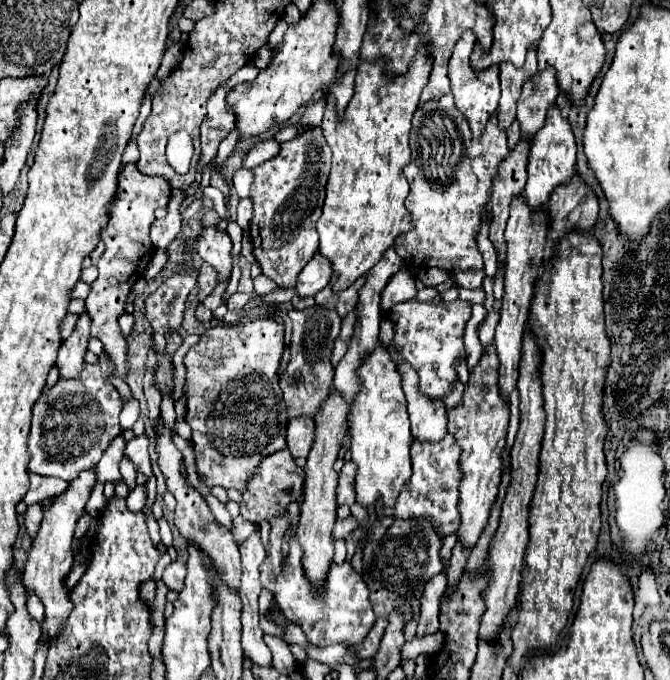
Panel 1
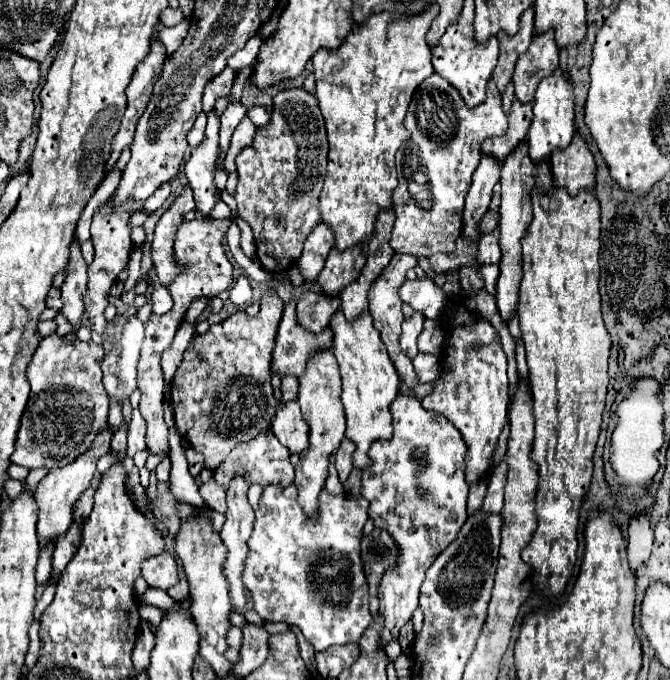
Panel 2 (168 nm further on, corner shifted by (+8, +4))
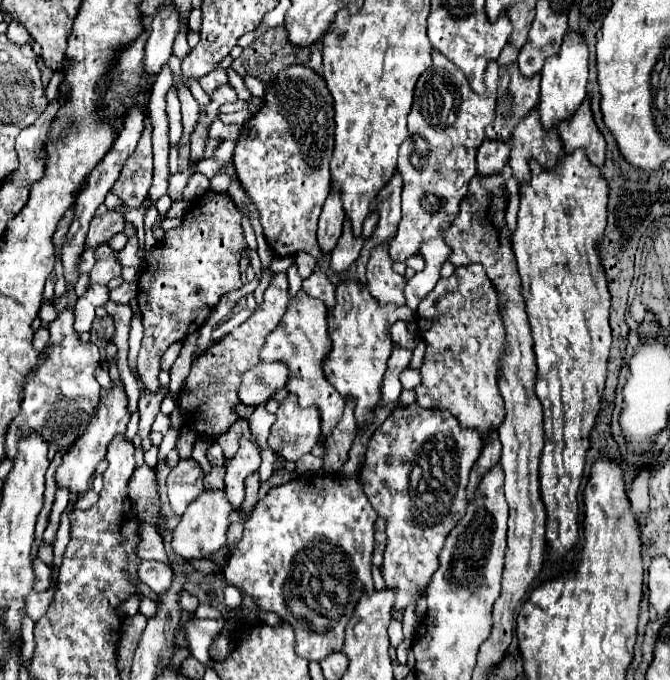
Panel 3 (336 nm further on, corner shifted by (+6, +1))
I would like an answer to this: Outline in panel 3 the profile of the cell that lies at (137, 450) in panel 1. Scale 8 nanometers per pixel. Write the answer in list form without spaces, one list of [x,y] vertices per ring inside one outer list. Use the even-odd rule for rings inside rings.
[[[161,387],[157,395],[151,395],[145,391],[143,397],[139,399],[139,437],[141,439],[151,435],[151,425],[159,413],[159,405],[165,393],[167,393],[167,387]]]

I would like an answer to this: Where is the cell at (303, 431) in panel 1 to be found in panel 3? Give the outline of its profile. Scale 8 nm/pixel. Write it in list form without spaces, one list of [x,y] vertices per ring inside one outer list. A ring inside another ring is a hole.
[[[295,395],[287,399],[277,409],[277,421],[271,427],[269,445],[289,461],[299,461],[303,455],[319,443],[321,423],[319,411],[315,407],[301,409]]]

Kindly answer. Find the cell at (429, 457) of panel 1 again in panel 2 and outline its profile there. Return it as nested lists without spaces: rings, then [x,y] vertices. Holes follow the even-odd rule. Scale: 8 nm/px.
[[[397,396],[391,404],[393,414],[393,438],[377,440],[371,450],[371,466],[365,468],[361,480],[361,496],[369,500],[369,516],[379,524],[379,528],[387,530],[395,544],[399,546],[397,564],[387,570],[379,584],[379,612],[383,616],[383,626],[379,630],[383,642],[399,636],[399,628],[411,620],[413,610],[419,606],[419,588],[425,580],[425,572],[429,564],[437,558],[437,552],[443,552],[453,536],[461,530],[461,524],[467,520],[467,494],[469,484],[465,482],[465,454],[467,444],[459,430],[439,412],[425,410],[417,398]]]

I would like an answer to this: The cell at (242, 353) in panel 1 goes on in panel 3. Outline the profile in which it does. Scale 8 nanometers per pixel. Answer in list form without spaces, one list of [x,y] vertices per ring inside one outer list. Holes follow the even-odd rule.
[[[277,273],[271,279],[271,283],[263,295],[261,309],[255,311],[245,323],[241,323],[237,329],[233,329],[229,335],[225,335],[221,341],[213,343],[207,351],[203,351],[193,361],[191,373],[185,379],[183,391],[179,395],[179,409],[181,409],[181,415],[183,415],[187,427],[191,427],[195,433],[215,441],[215,439],[219,439],[219,435],[227,433],[229,427],[239,419],[235,407],[241,405],[241,399],[239,399],[241,377],[245,371],[249,371],[251,367],[255,367],[261,361],[259,351],[263,349],[265,337],[279,325],[281,317],[287,311],[287,303],[289,303],[287,277],[285,277],[285,273]],[[189,405],[195,411],[207,411],[207,417],[203,419],[203,427],[199,427],[195,413],[189,415]]]

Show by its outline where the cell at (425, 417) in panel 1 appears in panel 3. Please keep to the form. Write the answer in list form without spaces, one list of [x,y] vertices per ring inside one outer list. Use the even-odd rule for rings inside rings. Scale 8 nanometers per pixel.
[[[387,245],[377,247],[367,263],[367,289],[379,301],[379,305],[405,305],[405,279],[393,271],[387,255]]]

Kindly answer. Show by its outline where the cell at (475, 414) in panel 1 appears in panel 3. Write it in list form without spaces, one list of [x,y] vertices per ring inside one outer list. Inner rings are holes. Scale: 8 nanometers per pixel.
[[[481,265],[455,269],[449,279],[439,279],[417,311],[419,337],[427,343],[421,367],[421,385],[415,389],[417,405],[447,409],[463,429],[477,429],[483,441],[503,423],[505,403],[499,395],[499,367],[505,351],[505,325],[497,307],[493,283]]]

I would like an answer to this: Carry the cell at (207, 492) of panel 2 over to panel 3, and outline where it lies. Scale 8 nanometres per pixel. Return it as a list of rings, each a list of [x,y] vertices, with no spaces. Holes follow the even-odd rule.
[[[217,467],[217,469],[211,469],[209,475],[205,475],[203,483],[205,483],[205,489],[209,491],[219,491],[225,487],[223,483],[223,475],[225,475],[225,467]]]

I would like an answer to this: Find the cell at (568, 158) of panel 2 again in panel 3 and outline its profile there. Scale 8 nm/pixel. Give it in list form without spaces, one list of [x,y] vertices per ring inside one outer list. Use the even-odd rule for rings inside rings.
[[[589,99],[583,101],[583,105],[579,107],[579,111],[575,111],[575,115],[569,123],[557,125],[557,133],[561,137],[565,155],[573,153],[575,149],[585,149],[585,155],[591,161],[591,165],[603,167],[605,139],[593,121]]]

